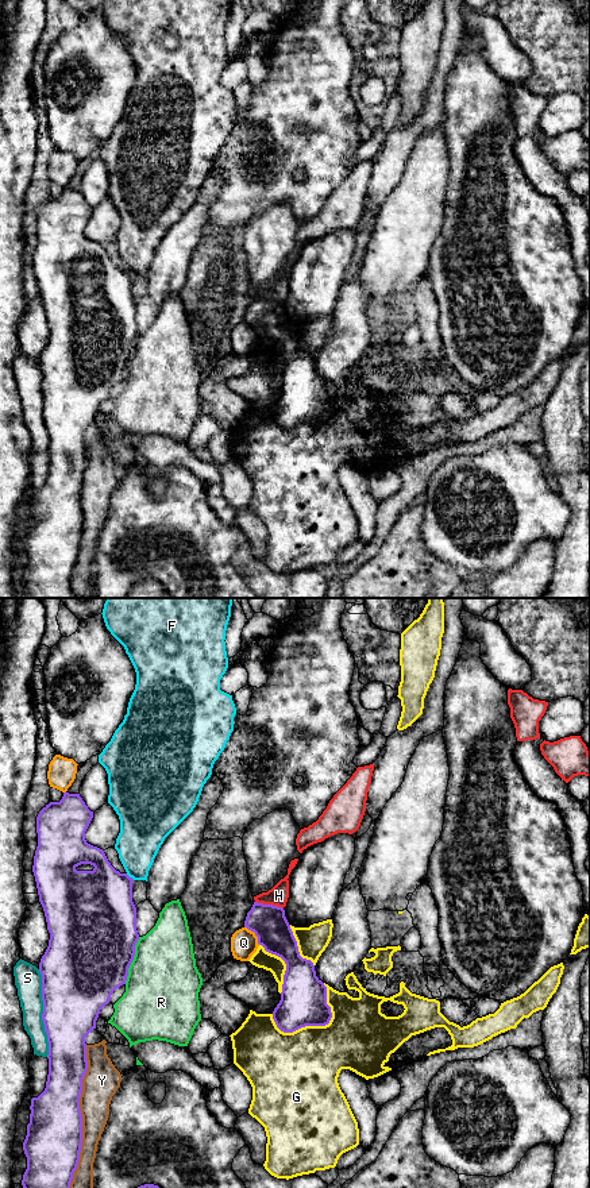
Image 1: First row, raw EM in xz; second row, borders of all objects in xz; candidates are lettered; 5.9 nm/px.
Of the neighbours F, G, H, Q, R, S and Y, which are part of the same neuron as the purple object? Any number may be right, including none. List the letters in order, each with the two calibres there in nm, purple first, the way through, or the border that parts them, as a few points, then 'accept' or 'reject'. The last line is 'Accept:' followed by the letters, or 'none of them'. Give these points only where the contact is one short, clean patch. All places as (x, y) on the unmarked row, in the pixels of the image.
F: calibres 420 and 260 nm; reject
G: calibres 280 and 400 nm; reject
H: calibres 200 and 120 nm; border xz (255, 296), (263, 300), (277, 300), (282, 304); reject
Q: calibres 200 and 160 nm; reject
R: calibres 500 and 440 nm; reject
S: calibres 400 and 160 nm; reject
Y: calibres 340 and 200 nm; reject
Accept: none of them

